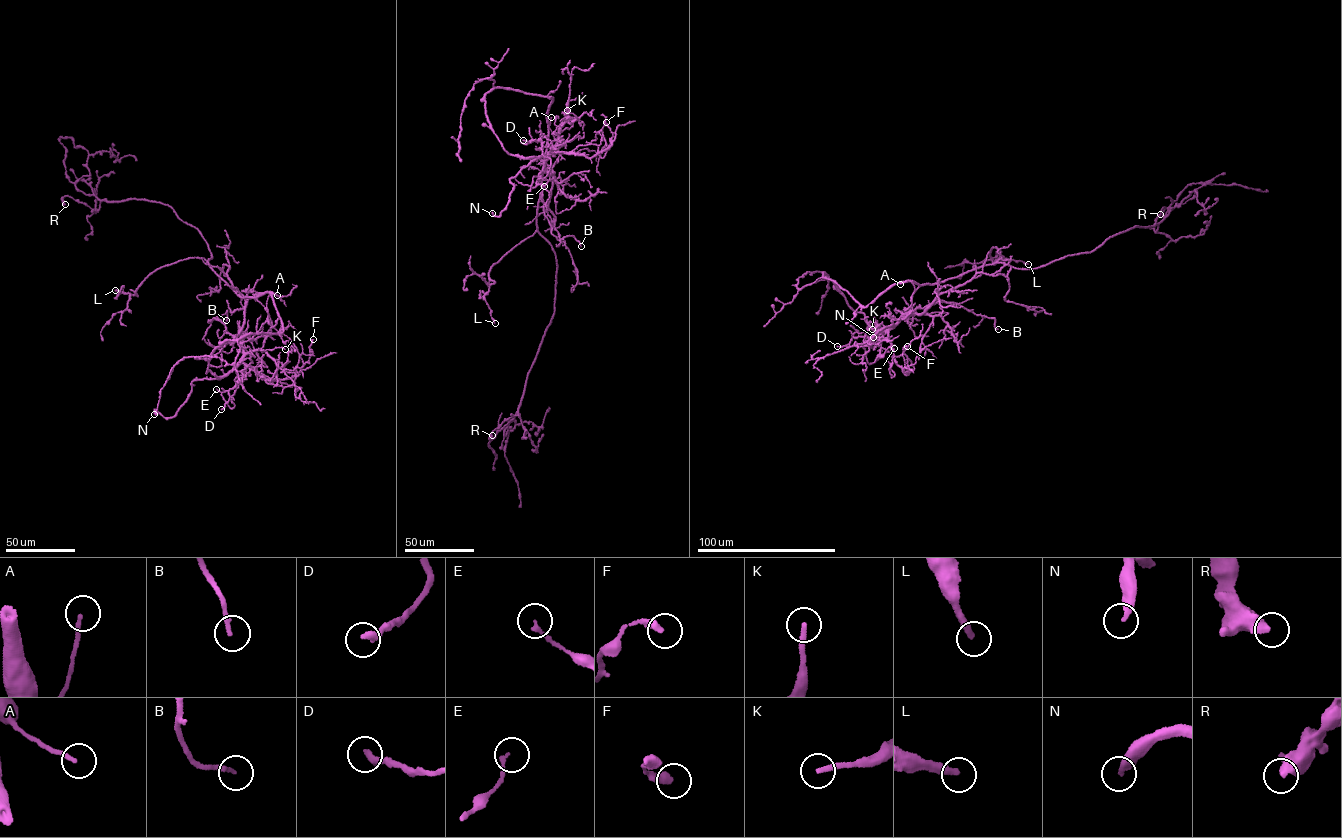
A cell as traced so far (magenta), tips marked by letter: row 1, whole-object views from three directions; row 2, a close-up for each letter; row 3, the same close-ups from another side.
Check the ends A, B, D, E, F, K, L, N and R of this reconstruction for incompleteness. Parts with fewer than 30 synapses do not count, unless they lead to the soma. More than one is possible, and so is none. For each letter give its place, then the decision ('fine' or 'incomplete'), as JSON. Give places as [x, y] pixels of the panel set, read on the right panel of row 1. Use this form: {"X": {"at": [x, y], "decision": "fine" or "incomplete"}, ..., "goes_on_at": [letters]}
{"A": {"at": [900, 284], "decision": "fine"}, "B": {"at": [998, 329], "decision": "fine"}, "D": {"at": [837, 346], "decision": "fine"}, "E": {"at": [894, 348], "decision": "fine"}, "F": {"at": [907, 346], "decision": "fine"}, "K": {"at": [872, 329], "decision": "fine"}, "L": {"at": [1028, 264], "decision": "incomplete"}, "N": {"at": [873, 337], "decision": "incomplete"}, "R": {"at": [1160, 214], "decision": "fine"}, "goes_on_at": ["L", "N"]}

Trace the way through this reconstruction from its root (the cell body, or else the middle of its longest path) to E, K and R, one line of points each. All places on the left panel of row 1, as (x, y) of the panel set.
E: (214, 271), (240, 296), (244, 315), (234, 407), (216, 389)
K: (214, 271), (242, 298), (244, 318), (237, 337), (244, 351), (285, 349)
R: (214, 271), (202, 236), (166, 204), (104, 199), (96, 210), (67, 195), (65, 204)

